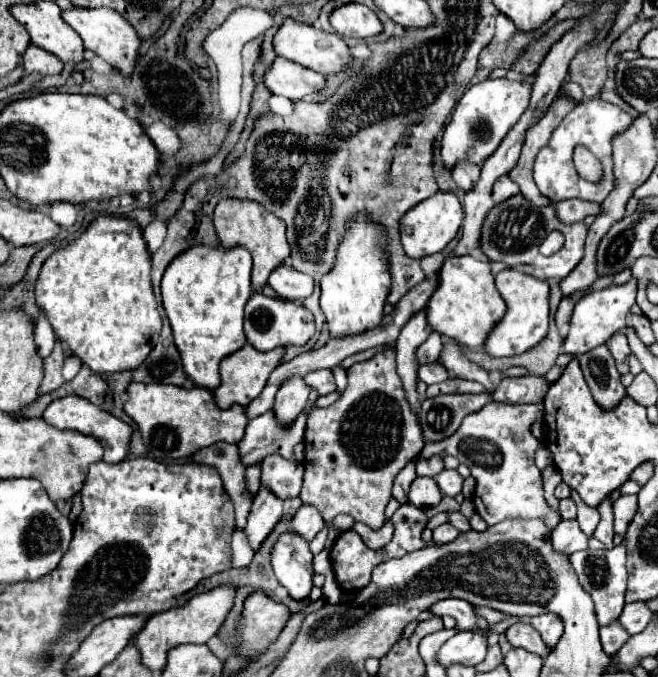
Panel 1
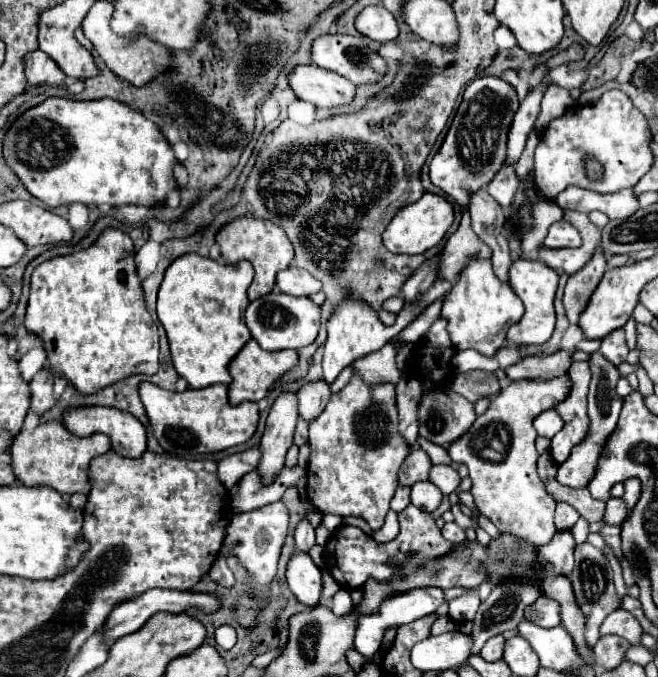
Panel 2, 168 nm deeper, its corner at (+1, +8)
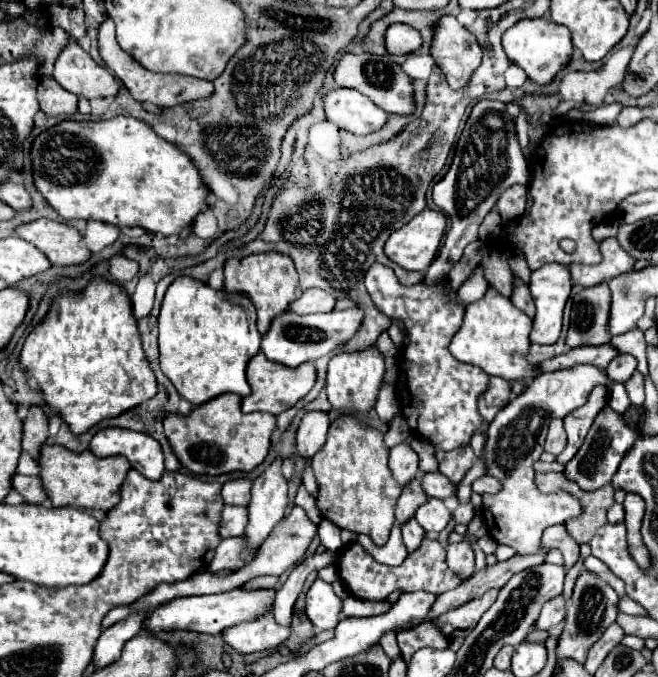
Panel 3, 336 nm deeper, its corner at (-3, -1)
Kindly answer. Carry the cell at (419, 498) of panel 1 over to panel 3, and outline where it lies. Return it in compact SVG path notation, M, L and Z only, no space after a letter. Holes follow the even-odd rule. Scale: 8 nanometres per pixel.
M428 498L418 510L416 510L416 520L418 524L428 532L428 534L438 534L444 530L448 520L452 518L450 510L444 506L442 500L438 498Z

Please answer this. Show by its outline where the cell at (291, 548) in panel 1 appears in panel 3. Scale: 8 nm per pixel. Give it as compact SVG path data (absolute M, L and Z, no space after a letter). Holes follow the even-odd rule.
M320 578L314 580L306 594L306 616L320 630L334 630L340 622L342 600L334 594L332 586Z

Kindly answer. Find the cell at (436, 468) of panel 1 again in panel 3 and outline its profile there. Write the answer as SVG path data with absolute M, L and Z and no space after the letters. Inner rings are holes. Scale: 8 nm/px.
M416 476L414 482L410 482L408 486L404 486L402 490L402 496L398 498L398 504L396 504L396 522L402 524L406 522L406 518L412 518L416 508L426 502L428 496L426 492L422 490L422 478Z

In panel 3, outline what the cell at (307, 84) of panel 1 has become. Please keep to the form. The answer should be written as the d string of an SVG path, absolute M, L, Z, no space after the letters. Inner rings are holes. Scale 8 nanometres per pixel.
M334 88L322 96L322 104L330 122L354 134L370 134L388 118L388 112L354 88Z

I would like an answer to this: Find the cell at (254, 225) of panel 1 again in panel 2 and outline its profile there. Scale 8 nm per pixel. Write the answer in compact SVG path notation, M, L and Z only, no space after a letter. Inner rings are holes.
M242 217L242 219L232 221L216 235L216 243L220 245L224 263L238 263L238 261L252 263L256 275L254 275L254 281L248 289L250 301L270 293L274 289L274 283L276 283L276 273L282 269L288 269L292 259L294 259L294 247L290 245L284 229L278 225L272 225L270 221L256 219L256 217Z

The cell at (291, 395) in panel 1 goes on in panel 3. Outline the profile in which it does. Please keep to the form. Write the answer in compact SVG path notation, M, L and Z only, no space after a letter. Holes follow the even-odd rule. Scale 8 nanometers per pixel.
M282 458L274 462L254 480L252 500L248 504L248 526L244 536L248 544L258 548L270 530L284 518L288 504L288 480L282 476Z

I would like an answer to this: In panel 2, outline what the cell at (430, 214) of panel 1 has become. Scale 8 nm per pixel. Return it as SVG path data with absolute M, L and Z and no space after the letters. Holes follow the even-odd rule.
M424 193L424 197L420 197L416 203L406 205L402 211L398 211L394 215L390 225L382 233L382 241L384 241L386 249L392 253L406 253L406 255L426 253L426 251L430 251L442 243L452 221L454 221L452 205L440 195Z

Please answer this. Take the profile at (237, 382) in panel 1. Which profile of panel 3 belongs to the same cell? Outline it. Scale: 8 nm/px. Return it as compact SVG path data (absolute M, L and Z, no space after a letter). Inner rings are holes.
M258 352L248 362L246 378L248 378L248 384L252 388L252 394L246 396L246 398L242 398L242 410L244 412L262 410L262 412L270 412L270 414L276 416L276 414L284 412L286 408L294 406L302 396L306 396L310 392L310 388L316 382L316 368L310 362L300 364L298 368L288 368L288 366L270 362L262 352Z

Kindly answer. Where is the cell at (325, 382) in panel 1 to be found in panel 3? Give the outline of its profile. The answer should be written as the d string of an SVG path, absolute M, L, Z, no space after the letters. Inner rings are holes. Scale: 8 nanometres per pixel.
M310 410L302 416L296 432L296 448L302 458L314 456L326 442L330 418L324 410Z

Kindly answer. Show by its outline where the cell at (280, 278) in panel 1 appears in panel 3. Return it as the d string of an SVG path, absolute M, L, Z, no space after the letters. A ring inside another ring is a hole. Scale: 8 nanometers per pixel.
M320 288L304 290L292 304L290 310L296 314L312 314L312 312L330 312L334 308L334 296Z

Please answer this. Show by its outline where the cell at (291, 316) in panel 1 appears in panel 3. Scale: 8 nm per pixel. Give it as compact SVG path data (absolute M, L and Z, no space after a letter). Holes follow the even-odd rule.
M358 308L348 310L332 310L326 314L306 314L298 316L290 310L278 314L272 322L268 332L262 336L262 352L268 360L284 364L284 366L298 366L304 362L314 362L320 356L330 354L338 344L346 342L354 330L358 330L358 322L362 322L362 312Z

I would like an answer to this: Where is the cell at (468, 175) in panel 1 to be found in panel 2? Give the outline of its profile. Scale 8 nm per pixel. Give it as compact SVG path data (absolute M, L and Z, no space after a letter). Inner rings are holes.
M480 189L470 199L470 219L474 233L494 251L492 265L496 277L502 283L510 283L508 269L512 265L512 259L506 235L502 235L506 223L506 211L484 189Z

